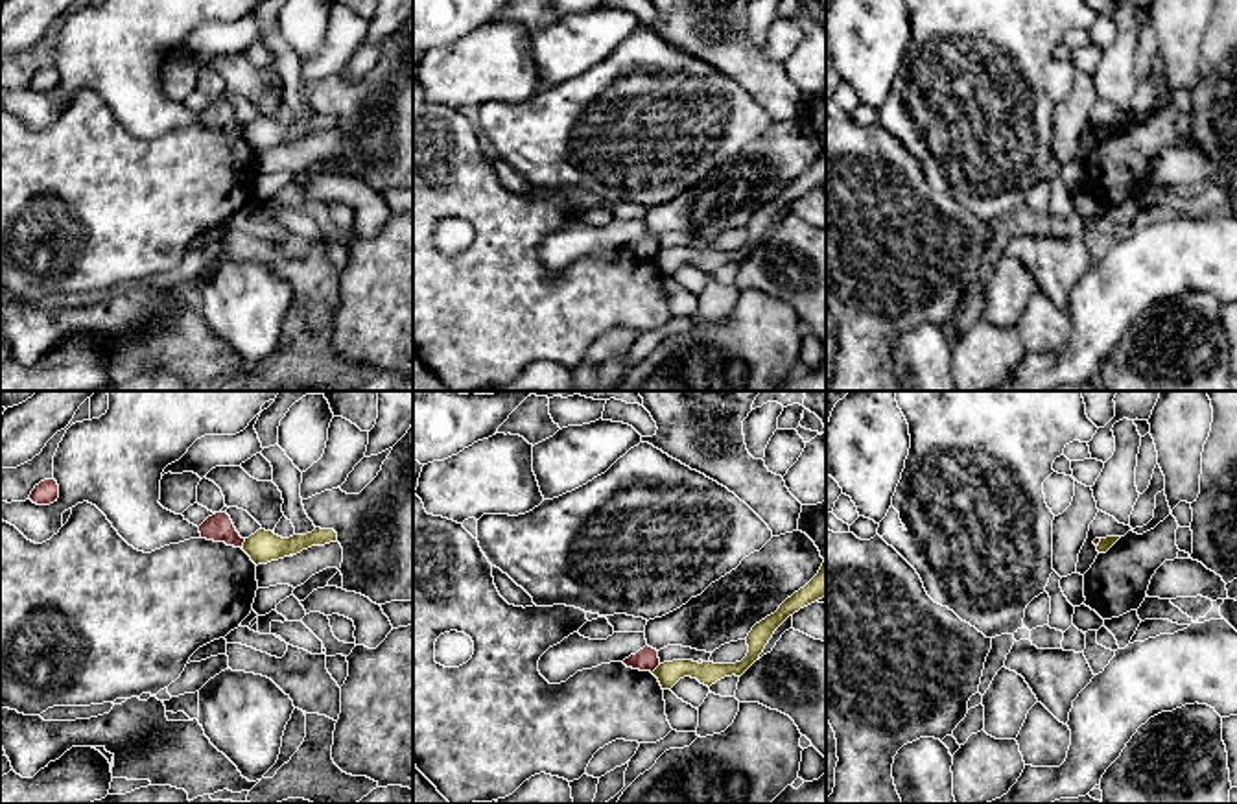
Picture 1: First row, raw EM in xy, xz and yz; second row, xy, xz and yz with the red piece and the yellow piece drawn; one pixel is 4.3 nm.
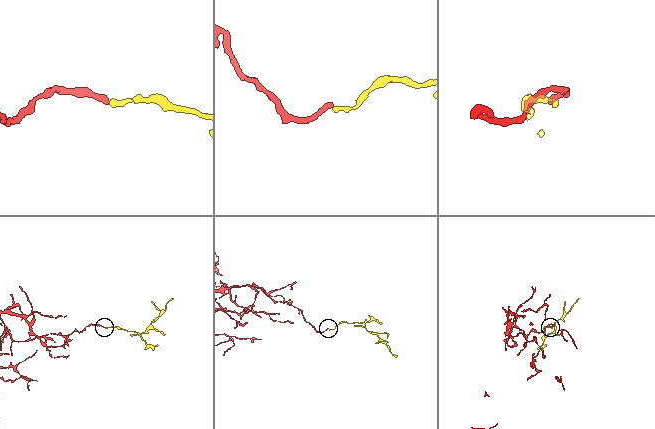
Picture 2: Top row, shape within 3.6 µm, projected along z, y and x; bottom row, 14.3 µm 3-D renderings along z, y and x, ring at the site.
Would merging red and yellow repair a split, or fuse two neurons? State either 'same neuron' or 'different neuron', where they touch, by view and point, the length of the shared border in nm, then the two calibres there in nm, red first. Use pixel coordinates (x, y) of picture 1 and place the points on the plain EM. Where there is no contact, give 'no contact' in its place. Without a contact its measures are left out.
different neuron; contact xy (242, 131); length 50 nm; calibres 120 and 140 nm

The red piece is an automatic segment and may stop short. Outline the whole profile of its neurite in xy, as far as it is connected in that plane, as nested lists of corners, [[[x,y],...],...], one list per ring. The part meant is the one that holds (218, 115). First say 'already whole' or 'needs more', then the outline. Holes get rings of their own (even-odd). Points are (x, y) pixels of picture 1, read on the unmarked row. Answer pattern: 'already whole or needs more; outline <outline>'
already whole; outline [[[216,100],[199,112],[201,125],[225,129],[227,133],[243,135],[245,125],[236,118],[227,100]]]

